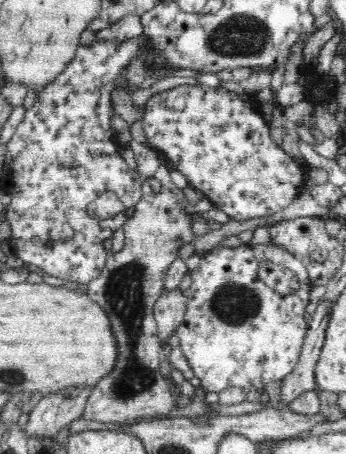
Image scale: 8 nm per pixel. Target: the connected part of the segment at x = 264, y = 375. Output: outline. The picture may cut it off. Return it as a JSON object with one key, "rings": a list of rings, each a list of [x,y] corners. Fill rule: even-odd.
{"rings":[[[270,241],[239,247],[212,247],[212,250],[201,256],[199,264],[191,271],[192,284],[183,291],[187,300],[186,310],[176,336],[180,338],[179,346],[190,368],[202,380],[202,386],[208,392],[220,392],[230,386],[262,390],[267,382],[281,381],[294,370],[309,326],[306,323],[306,306],[310,302],[308,292],[311,288],[308,276],[304,263],[288,249]],[[262,260],[275,262],[294,271],[298,276],[299,289],[284,296],[270,289],[258,278],[258,264]]]}

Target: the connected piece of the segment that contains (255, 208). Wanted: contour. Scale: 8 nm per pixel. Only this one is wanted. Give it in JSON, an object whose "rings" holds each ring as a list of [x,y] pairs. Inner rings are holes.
{"rings":[[[201,84],[196,86],[179,85],[151,96],[143,107],[143,116],[140,117],[140,119],[143,122],[143,130],[147,136],[147,140],[152,143],[159,152],[164,152],[171,169],[181,172],[187,178],[189,185],[203,192],[204,196],[212,202],[212,205],[226,213],[230,219],[248,220],[248,218],[268,216],[268,212],[281,212],[282,208],[289,206],[292,200],[298,196],[298,192],[305,186],[308,178],[307,167],[309,167],[307,163],[300,164],[300,162],[296,162],[290,154],[287,154],[282,147],[278,146],[278,144],[272,140],[270,137],[270,124],[256,111],[258,110],[256,106],[257,98],[254,94],[247,94],[246,92],[234,88],[234,86],[223,88],[223,86],[212,87]]]}

